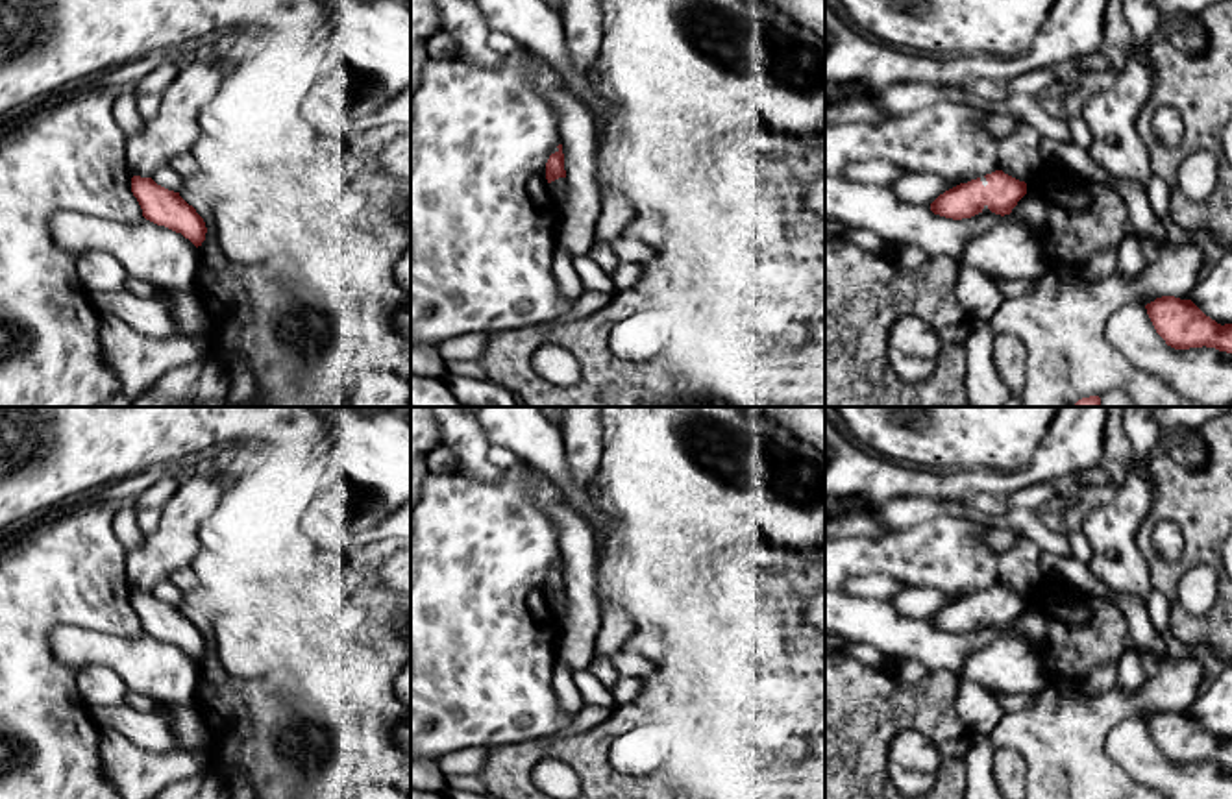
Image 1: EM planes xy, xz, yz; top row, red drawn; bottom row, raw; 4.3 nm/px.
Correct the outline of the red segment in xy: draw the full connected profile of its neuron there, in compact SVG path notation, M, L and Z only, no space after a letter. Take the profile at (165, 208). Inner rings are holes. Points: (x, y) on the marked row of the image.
M141 176L131 178L131 192L146 220L181 233L196 248L202 246L207 233L205 222L196 209L179 196L179 192L168 191L152 178Z

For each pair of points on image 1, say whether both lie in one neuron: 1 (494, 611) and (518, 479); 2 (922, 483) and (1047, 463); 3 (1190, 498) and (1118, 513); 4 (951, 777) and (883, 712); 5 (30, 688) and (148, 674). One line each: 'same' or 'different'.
1: same
2: same
3: different
4: same
5: different

